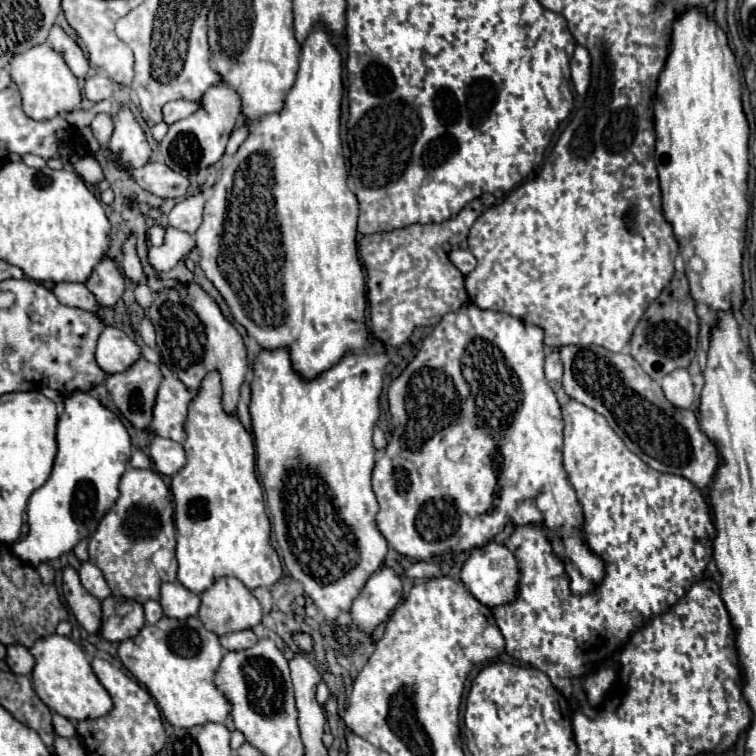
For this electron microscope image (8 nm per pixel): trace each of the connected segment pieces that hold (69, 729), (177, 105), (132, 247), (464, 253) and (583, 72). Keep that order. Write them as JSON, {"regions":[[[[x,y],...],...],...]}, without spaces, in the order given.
{"regions":[[[[54,713],[52,723],[54,723],[54,731],[56,731],[60,737],[70,739],[70,737],[76,737],[76,735],[78,735],[78,733],[76,733],[74,723],[72,723],[72,721],[68,721],[68,719],[64,719],[62,715],[56,715],[56,713]]],[[[178,99],[178,101],[170,101],[164,105],[164,121],[168,125],[190,117],[192,113],[196,113],[200,109],[198,101],[186,101],[186,99]]],[[[130,233],[122,245],[122,269],[124,269],[124,275],[130,277],[134,283],[138,283],[144,277],[144,271],[142,271],[138,253],[136,253],[136,235],[134,233]]],[[[456,247],[450,251],[450,261],[460,269],[462,275],[470,273],[474,267],[476,267],[476,257],[472,255],[470,249],[462,249],[462,247]]],[[[576,45],[574,57],[570,61],[570,69],[572,69],[572,83],[578,91],[578,95],[584,97],[590,87],[590,55],[584,47]]]]}

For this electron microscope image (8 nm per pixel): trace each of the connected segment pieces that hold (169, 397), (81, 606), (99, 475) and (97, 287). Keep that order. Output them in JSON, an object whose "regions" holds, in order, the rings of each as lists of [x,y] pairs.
{"regions":[[[[150,347],[144,351],[144,357],[152,363],[156,363],[162,369],[162,383],[158,387],[158,395],[156,395],[156,405],[152,409],[152,421],[150,421],[150,431],[154,435],[172,439],[176,443],[184,441],[184,417],[186,417],[186,409],[188,403],[192,401],[192,393],[186,389],[186,385],[174,377],[174,373],[162,363],[160,355],[156,351],[152,351]]],[[[66,565],[62,571],[62,591],[64,591],[64,597],[66,597],[72,613],[76,615],[78,623],[88,633],[98,633],[100,615],[102,615],[100,601],[84,589],[84,585],[80,583],[78,571],[72,565]]],[[[74,391],[64,399],[64,413],[58,419],[58,453],[54,459],[54,469],[50,473],[50,479],[36,489],[28,499],[28,535],[12,545],[14,553],[22,557],[22,561],[30,561],[30,565],[38,567],[42,561],[50,561],[60,557],[62,553],[68,553],[80,539],[88,537],[100,523],[100,519],[106,515],[106,511],[114,505],[118,499],[118,483],[122,473],[126,471],[126,463],[130,459],[130,435],[118,415],[114,415],[110,409],[106,409],[96,397]]],[[[104,255],[84,285],[94,293],[98,309],[114,309],[124,295],[124,275],[118,269],[118,261]]]]}

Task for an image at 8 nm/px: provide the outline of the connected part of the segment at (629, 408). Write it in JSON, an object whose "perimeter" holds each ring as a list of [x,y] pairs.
{"perimeter":[[[598,345],[560,349],[564,363],[564,391],[582,405],[604,415],[612,431],[656,471],[686,477],[696,487],[706,487],[720,463],[716,447],[700,431],[698,419],[688,409],[676,409],[666,401],[660,383],[650,379],[644,369],[626,353],[612,353]]]}

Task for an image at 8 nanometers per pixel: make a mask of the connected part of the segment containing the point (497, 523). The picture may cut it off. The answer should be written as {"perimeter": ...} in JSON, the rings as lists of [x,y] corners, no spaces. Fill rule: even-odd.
{"perimeter":[[[464,305],[454,313],[446,313],[442,321],[434,327],[434,331],[424,339],[418,355],[408,363],[408,367],[390,383],[388,387],[388,403],[390,403],[390,419],[392,419],[392,435],[386,445],[386,451],[382,459],[374,467],[372,475],[372,487],[380,503],[380,511],[376,515],[376,525],[386,537],[386,541],[404,557],[416,559],[416,561],[428,561],[432,557],[450,553],[450,551],[470,551],[472,547],[480,547],[488,543],[496,533],[504,531],[506,525],[542,525],[548,531],[548,539],[552,543],[554,555],[564,563],[566,575],[570,579],[570,591],[572,595],[588,595],[594,593],[596,587],[602,583],[606,575],[606,563],[604,559],[594,553],[584,537],[584,515],[582,505],[576,497],[576,491],[568,479],[568,473],[562,463],[562,409],[560,403],[550,389],[546,377],[544,377],[544,343],[542,343],[542,329],[534,325],[524,325],[516,317],[506,317],[496,311],[482,311],[478,307]],[[468,315],[470,317],[470,329],[460,331],[456,327],[456,317]]]}

